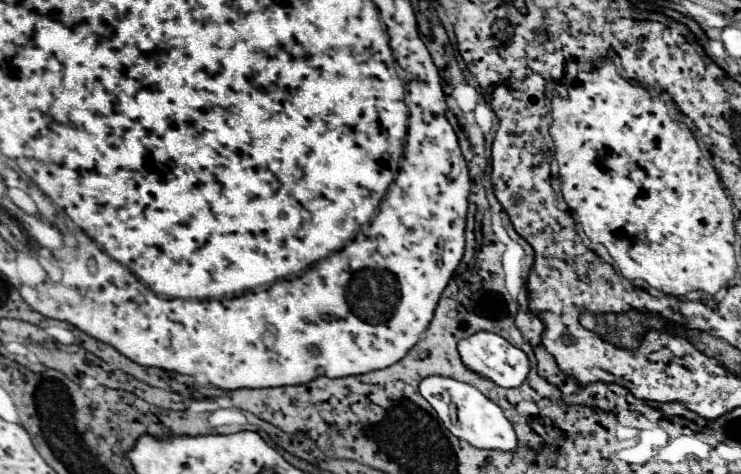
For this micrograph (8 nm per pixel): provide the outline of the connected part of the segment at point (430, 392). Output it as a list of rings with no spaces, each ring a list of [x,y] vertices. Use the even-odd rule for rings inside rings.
[[[429,376],[423,378],[423,390],[421,390],[423,398],[435,408],[435,412],[439,414],[441,422],[445,424],[445,428],[455,434],[461,440],[467,440],[469,444],[473,444],[475,448],[493,448],[493,450],[515,450],[517,446],[517,436],[513,432],[511,422],[503,416],[503,410],[491,402],[489,398],[485,398],[477,388],[457,382],[453,378],[443,378],[443,376]],[[449,404],[455,404],[455,414],[457,414],[457,422],[451,422],[449,418]]]

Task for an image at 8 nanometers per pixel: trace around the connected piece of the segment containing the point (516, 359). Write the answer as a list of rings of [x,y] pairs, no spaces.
[[[487,331],[477,332],[477,334],[459,341],[457,348],[461,360],[469,370],[495,382],[497,386],[515,388],[515,386],[521,386],[521,382],[527,378],[527,372],[529,372],[527,356],[519,348],[509,344],[505,338],[501,338],[499,334]]]

